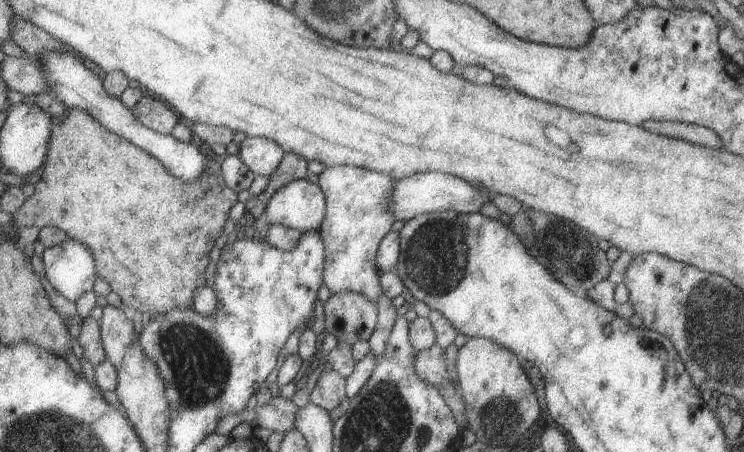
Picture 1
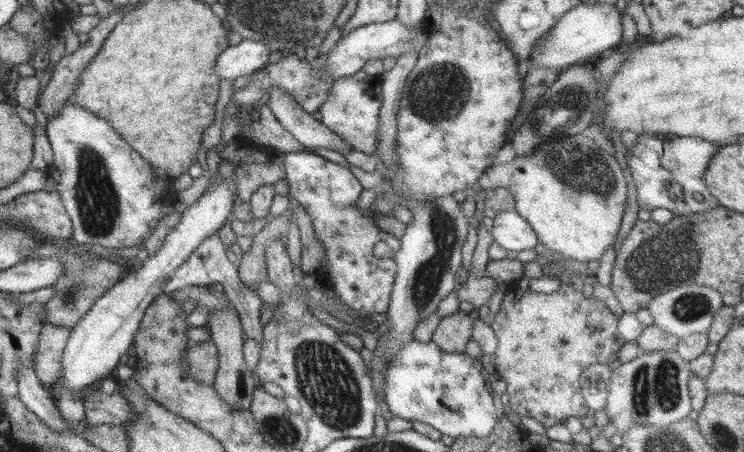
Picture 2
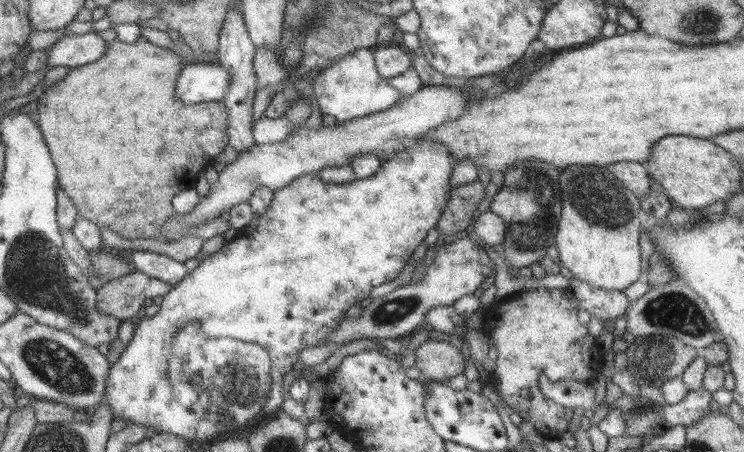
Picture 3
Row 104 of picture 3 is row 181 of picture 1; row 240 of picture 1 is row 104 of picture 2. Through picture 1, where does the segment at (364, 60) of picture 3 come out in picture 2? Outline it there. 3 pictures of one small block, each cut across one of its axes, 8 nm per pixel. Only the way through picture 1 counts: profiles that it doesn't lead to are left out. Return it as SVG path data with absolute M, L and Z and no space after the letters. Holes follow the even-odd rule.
M361 69L351 76L332 82L329 95L318 111L321 113L321 123L344 139L354 152L358 151L363 157L371 154L376 148L377 122L381 108L380 86L379 76L369 76Z

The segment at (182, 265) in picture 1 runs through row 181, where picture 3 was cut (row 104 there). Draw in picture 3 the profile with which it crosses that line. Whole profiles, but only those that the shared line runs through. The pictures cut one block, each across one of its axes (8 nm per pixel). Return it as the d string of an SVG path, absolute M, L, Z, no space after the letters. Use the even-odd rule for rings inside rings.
M142 36L137 38L136 44L126 44L116 38L109 41L108 48L101 56L101 59L95 62L71 68L70 72L56 84L44 88L44 92L34 102L36 106L35 116L38 123L43 140L53 164L57 171L58 188L73 202L73 206L77 209L78 216L90 220L99 228L109 228L113 232L117 232L119 236L127 239L133 238L151 238L159 235L163 223L173 215L172 199L177 192L186 189L194 189L197 182L199 172L206 167L212 166L215 156L221 153L228 144L227 140L227 112L225 106L220 101L211 101L209 103L197 102L191 106L181 106L175 98L173 92L175 82L179 77L182 66L187 61L174 54L169 49L153 46Z

